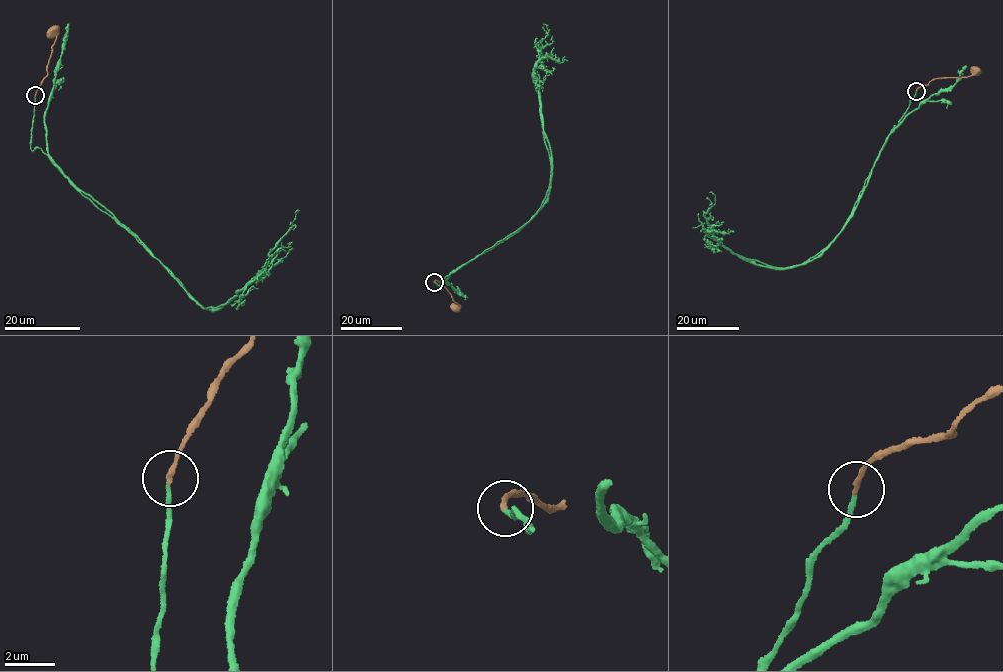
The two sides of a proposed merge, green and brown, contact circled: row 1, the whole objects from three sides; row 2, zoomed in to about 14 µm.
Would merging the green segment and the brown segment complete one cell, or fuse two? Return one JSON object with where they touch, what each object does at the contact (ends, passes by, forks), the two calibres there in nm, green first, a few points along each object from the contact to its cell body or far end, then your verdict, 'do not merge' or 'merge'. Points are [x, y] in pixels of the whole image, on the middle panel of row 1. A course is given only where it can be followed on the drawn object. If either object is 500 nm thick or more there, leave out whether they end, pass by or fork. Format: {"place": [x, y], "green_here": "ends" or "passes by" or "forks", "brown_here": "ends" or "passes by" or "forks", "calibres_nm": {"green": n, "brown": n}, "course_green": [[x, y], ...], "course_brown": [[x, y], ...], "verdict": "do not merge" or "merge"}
{"place": [434, 282], "green_here": "ends", "brown_here": "ends", "calibres_nm": {"green": 160, "brown": 190}, "course_green": [[434, 282], [527, 223], [547, 194], [550, 160], [533, 74], [542, 54], [537, 44], [549, 34], [543, 24]], "course_brown": [[434, 282], [442, 281], [458, 305], [455, 307]], "verdict": "merge"}

